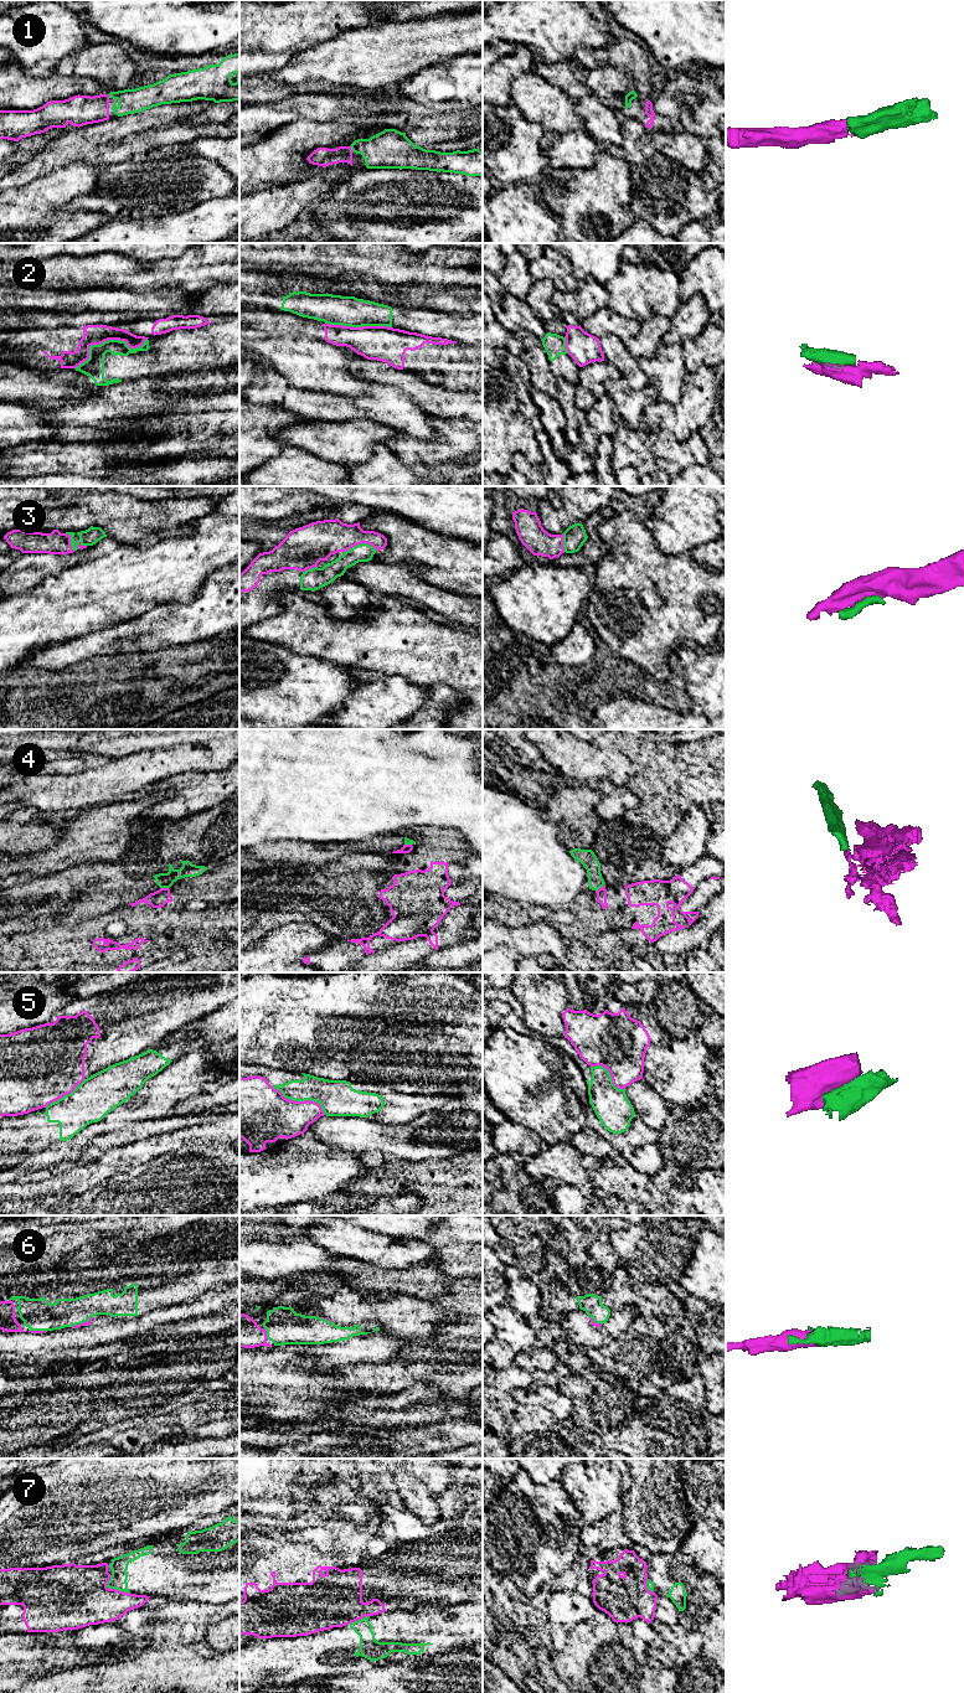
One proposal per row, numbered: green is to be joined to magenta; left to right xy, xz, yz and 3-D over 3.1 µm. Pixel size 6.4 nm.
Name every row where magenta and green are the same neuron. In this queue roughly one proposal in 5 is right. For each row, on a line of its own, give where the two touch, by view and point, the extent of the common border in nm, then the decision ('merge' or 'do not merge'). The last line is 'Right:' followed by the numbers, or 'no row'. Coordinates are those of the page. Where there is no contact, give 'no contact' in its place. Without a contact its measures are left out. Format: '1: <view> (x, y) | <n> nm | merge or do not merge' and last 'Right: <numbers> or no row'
1: xz (351, 149) | 40 nm | merge
2: xy (107, 340) | 500 nm | do not merge
3: xz (360, 543) | 220 nm | merge
4: yz (599, 888) | 80 nm | do not merge
5: xz (300, 1102) | 400 nm | do not merge
6: xz (266, 1333) | 80 nm | merge
7: xy (114, 1589) | 180 nm | do not merge
Right: 1, 3, 6

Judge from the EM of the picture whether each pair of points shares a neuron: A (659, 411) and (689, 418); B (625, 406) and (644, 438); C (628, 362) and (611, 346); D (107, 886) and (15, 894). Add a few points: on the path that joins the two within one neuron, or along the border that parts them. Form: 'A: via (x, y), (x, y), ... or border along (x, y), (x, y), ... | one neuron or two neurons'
A: via (666, 417), (681, 418) | one neuron
B: border along (617, 414), (628, 427), (639, 429) | two neurons
C: via (624, 360), (614, 350) | one neuron
D: via (84, 888), (37, 894) | one neuron

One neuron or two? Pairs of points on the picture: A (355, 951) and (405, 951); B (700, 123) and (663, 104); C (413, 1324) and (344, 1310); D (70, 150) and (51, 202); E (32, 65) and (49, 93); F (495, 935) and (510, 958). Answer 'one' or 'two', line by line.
A: one
B: one
C: one
D: two
E: two
F: two

